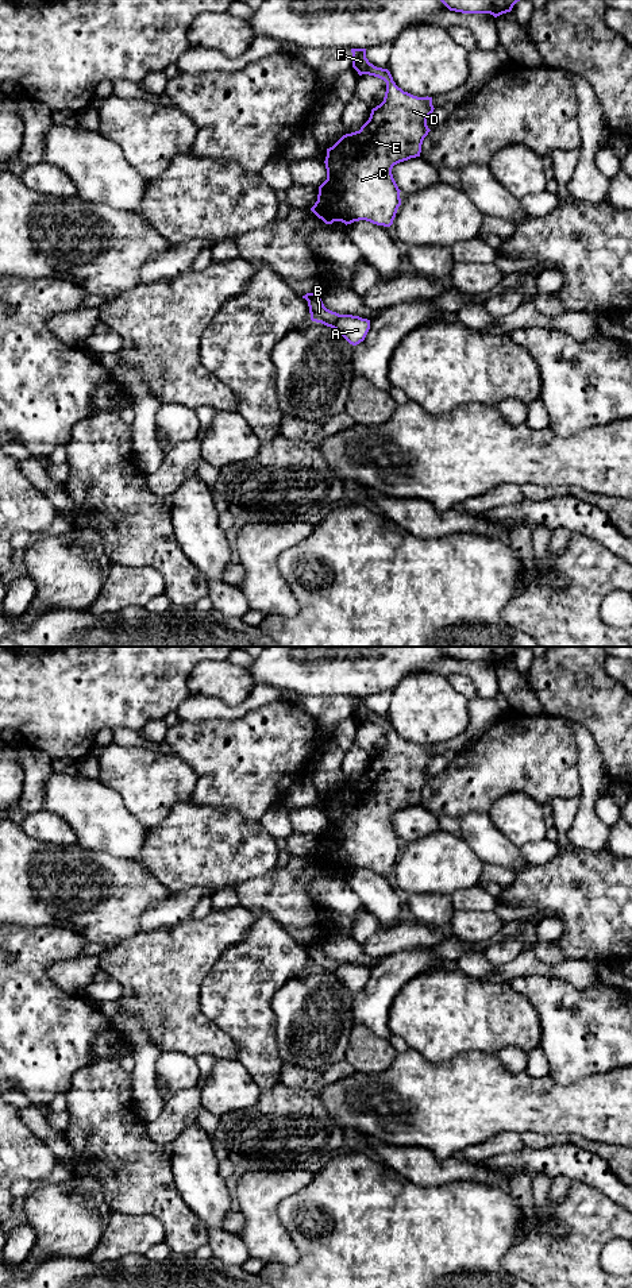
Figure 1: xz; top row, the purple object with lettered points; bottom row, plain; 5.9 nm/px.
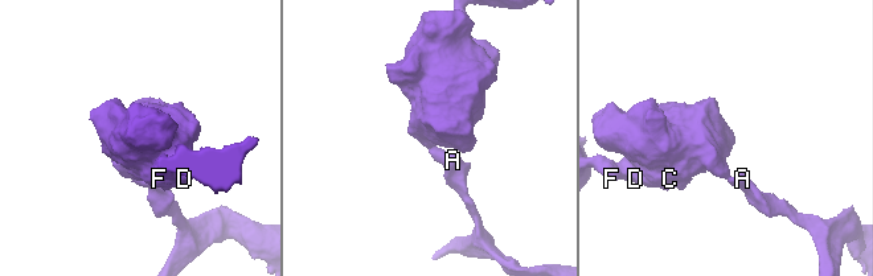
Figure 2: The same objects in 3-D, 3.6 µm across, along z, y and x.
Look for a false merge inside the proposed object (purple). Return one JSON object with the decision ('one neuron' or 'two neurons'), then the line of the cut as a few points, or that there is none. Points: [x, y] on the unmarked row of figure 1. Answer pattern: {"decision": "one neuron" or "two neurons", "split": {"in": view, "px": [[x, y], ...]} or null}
{"decision": "two neurons", "split": {"in": "xz", "px": [[319, 945], [308, 949]]}}

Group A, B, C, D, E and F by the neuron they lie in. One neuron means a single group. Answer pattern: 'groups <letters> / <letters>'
groups A B / C D E F

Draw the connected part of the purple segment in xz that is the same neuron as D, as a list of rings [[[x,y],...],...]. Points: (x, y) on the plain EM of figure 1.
[[[351,697],[352,716],[359,724],[369,722],[386,730],[384,749],[371,757],[359,779],[343,783],[327,797],[327,828],[319,834],[317,849],[311,859],[325,872],[342,869],[346,874],[366,868],[390,875],[401,853],[400,837],[393,826],[394,813],[420,805],[424,786],[431,779],[428,764],[433,760],[432,745],[417,745],[396,733],[388,717],[377,716],[366,706],[366,697]]]

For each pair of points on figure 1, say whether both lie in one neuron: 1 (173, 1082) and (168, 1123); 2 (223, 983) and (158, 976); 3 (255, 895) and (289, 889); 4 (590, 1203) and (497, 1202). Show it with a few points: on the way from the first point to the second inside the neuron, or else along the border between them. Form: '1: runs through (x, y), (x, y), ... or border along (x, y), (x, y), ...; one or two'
1: border along (197, 1086), (177, 1090), (165, 1101); two
2: border along (220, 955), (201, 983), (201, 1013); two
3: runs through (264, 893), (266, 890), (281, 890); one
4: border along (523, 1213), (519, 1240), (515, 1244); two

